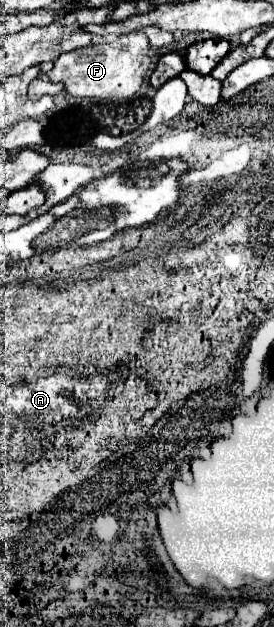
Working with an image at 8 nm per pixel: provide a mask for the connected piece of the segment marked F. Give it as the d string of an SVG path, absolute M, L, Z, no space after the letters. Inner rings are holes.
M138 31L114 37L106 43L88 45L60 55L54 61L54 67L48 71L48 79L52 83L64 83L66 91L74 97L100 97L126 103L138 95L148 69L150 69L148 37L144 35L144 31Z

